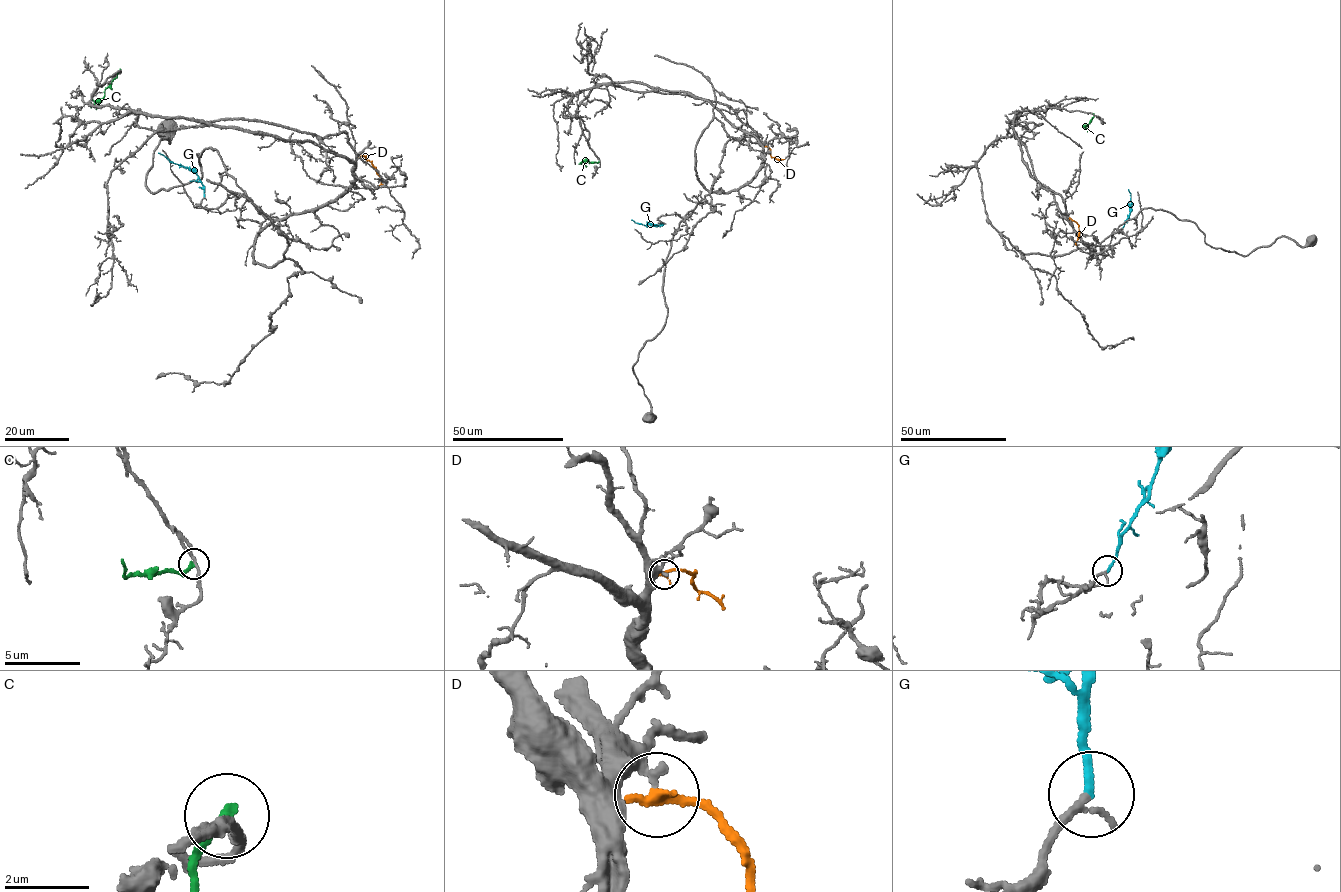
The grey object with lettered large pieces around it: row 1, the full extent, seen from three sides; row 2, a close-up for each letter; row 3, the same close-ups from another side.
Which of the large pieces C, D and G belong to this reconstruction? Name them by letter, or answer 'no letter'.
G

